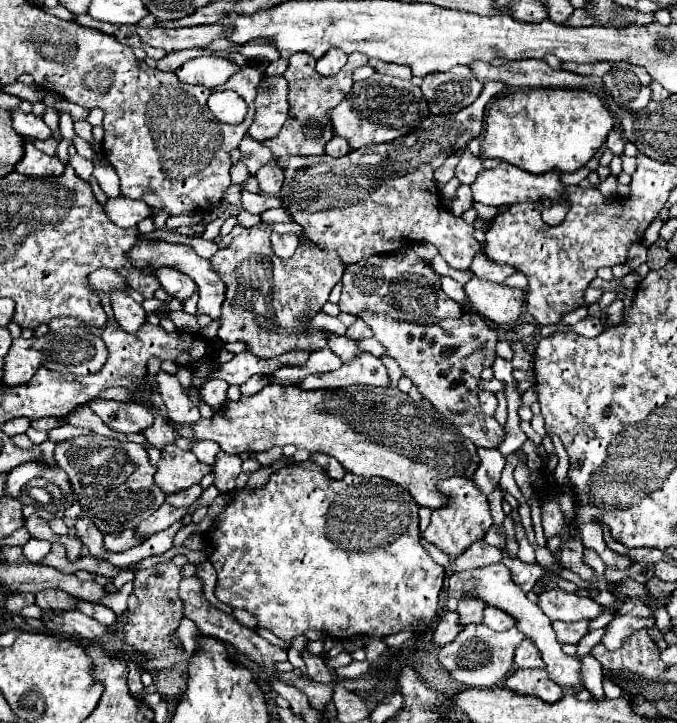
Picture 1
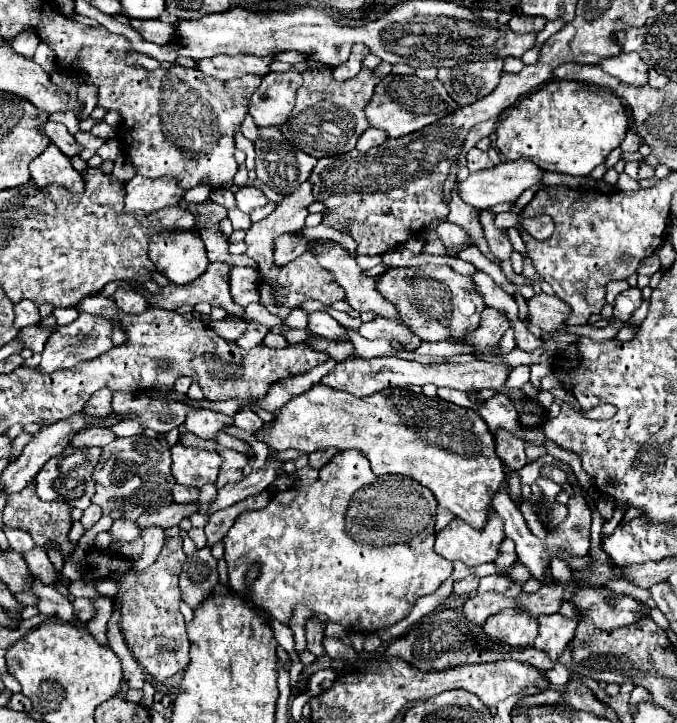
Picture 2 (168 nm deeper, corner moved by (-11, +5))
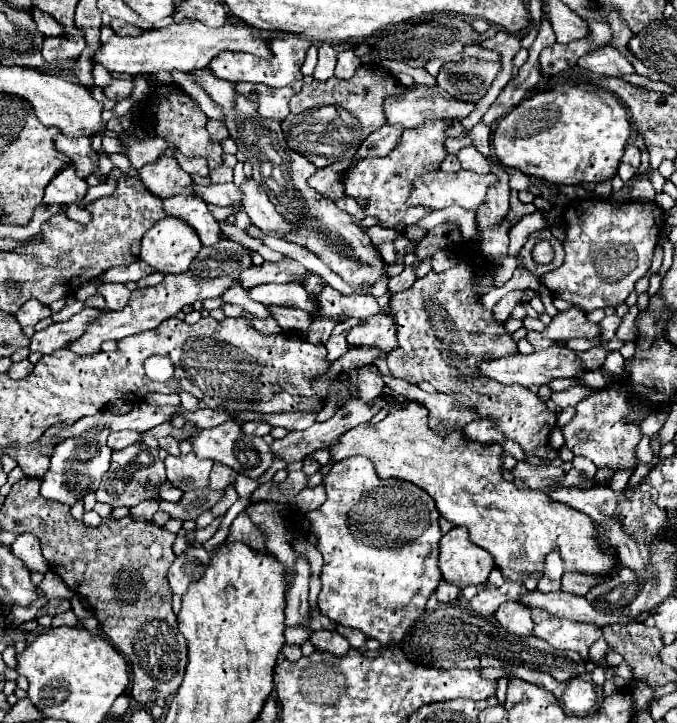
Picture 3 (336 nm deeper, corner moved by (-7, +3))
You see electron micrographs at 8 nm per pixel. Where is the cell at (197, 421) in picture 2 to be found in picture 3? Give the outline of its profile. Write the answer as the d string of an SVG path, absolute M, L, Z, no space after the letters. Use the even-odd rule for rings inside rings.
M222 424L220 428L208 428L200 430L198 436L190 438L190 444L194 446L196 456L210 458L214 462L222 462L230 468L234 468L238 474L246 474L252 480L258 480L274 462L272 448L258 436L246 436L238 424Z

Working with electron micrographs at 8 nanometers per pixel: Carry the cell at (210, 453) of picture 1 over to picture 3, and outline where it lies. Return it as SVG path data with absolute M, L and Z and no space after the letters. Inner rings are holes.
M166 436L166 438L160 438L158 440L158 446L164 448L168 454L172 456L180 456L180 448L178 448L178 440L172 438L172 436Z

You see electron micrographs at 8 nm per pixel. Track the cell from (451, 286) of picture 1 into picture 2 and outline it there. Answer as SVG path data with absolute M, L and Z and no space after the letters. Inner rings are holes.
M548 363L533 364L530 366L530 369L530 384L532 384L534 388L540 388L542 378L551 370L550 365Z

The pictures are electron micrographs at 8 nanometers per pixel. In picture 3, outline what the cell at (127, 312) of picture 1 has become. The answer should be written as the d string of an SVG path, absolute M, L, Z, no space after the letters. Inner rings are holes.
M96 282L98 292L104 296L106 304L110 310L120 310L130 298L130 290L124 284L106 284L106 282Z

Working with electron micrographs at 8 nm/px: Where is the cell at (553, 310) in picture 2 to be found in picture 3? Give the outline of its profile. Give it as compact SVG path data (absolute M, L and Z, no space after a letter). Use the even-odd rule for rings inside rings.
M570 308L566 312L560 312L558 316L552 318L550 326L542 332L544 338L550 338L554 342L558 340L572 340L572 338L586 338L592 340L600 336L600 324L594 324L586 318L586 314L580 308Z

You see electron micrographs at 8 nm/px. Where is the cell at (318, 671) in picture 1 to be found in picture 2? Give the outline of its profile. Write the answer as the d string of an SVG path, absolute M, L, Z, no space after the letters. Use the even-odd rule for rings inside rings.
M310 620L310 622L306 622L306 626L308 626L308 636L306 636L306 640L308 640L308 652L312 652L316 658L324 656L322 640L324 640L324 628L326 628L326 624L320 622L320 620Z

